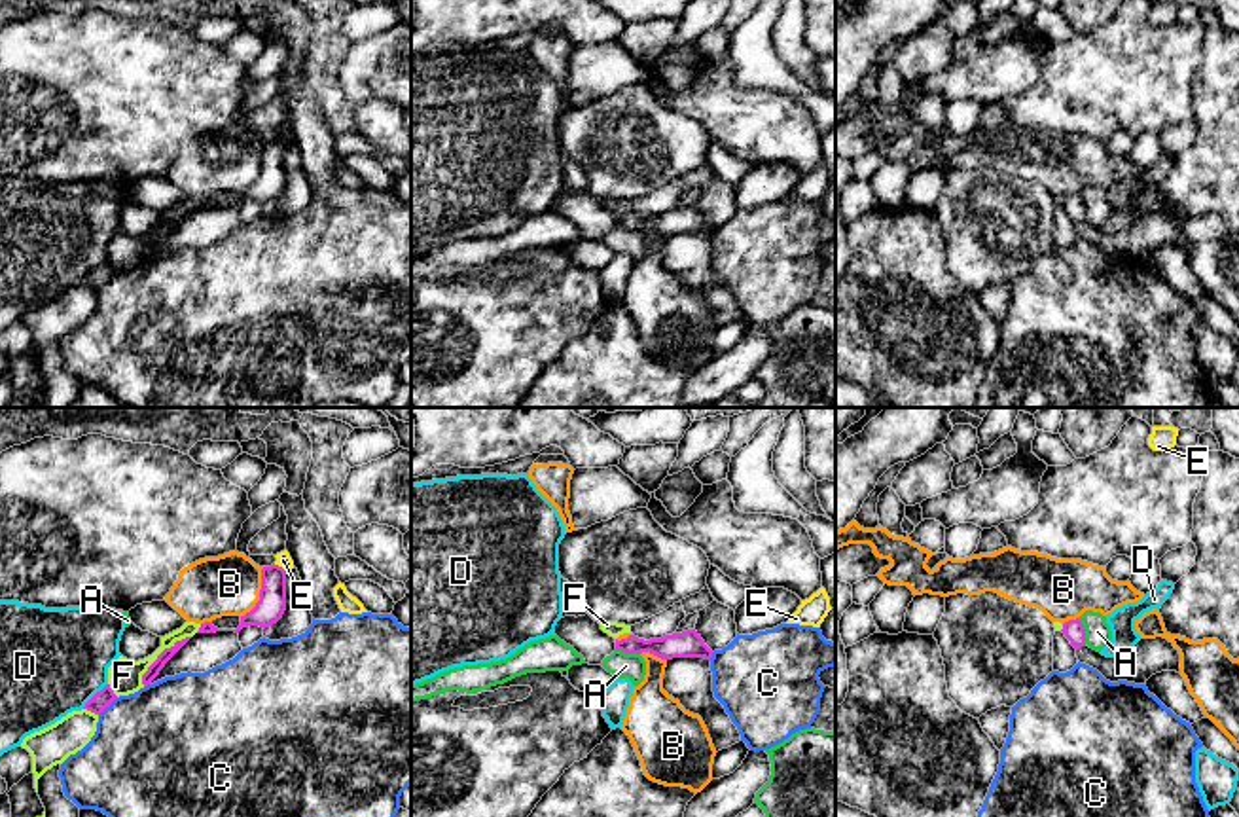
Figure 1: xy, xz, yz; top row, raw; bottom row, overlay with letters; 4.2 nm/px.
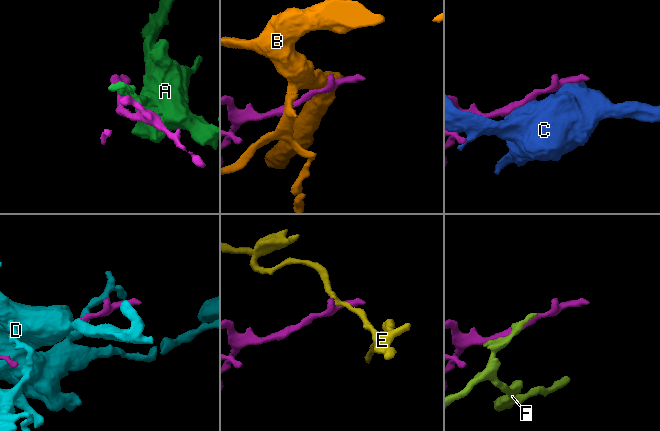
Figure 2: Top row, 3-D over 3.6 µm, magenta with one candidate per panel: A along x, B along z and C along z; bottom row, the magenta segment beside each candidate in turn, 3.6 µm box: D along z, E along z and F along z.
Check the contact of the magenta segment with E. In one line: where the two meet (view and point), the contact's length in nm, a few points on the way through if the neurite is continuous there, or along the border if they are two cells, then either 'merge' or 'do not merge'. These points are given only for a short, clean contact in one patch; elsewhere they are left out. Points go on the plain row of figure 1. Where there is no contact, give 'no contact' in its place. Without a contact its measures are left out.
xy (281, 143) | 70 nm | along xy (275, 139), (287, 146) | do not merge

